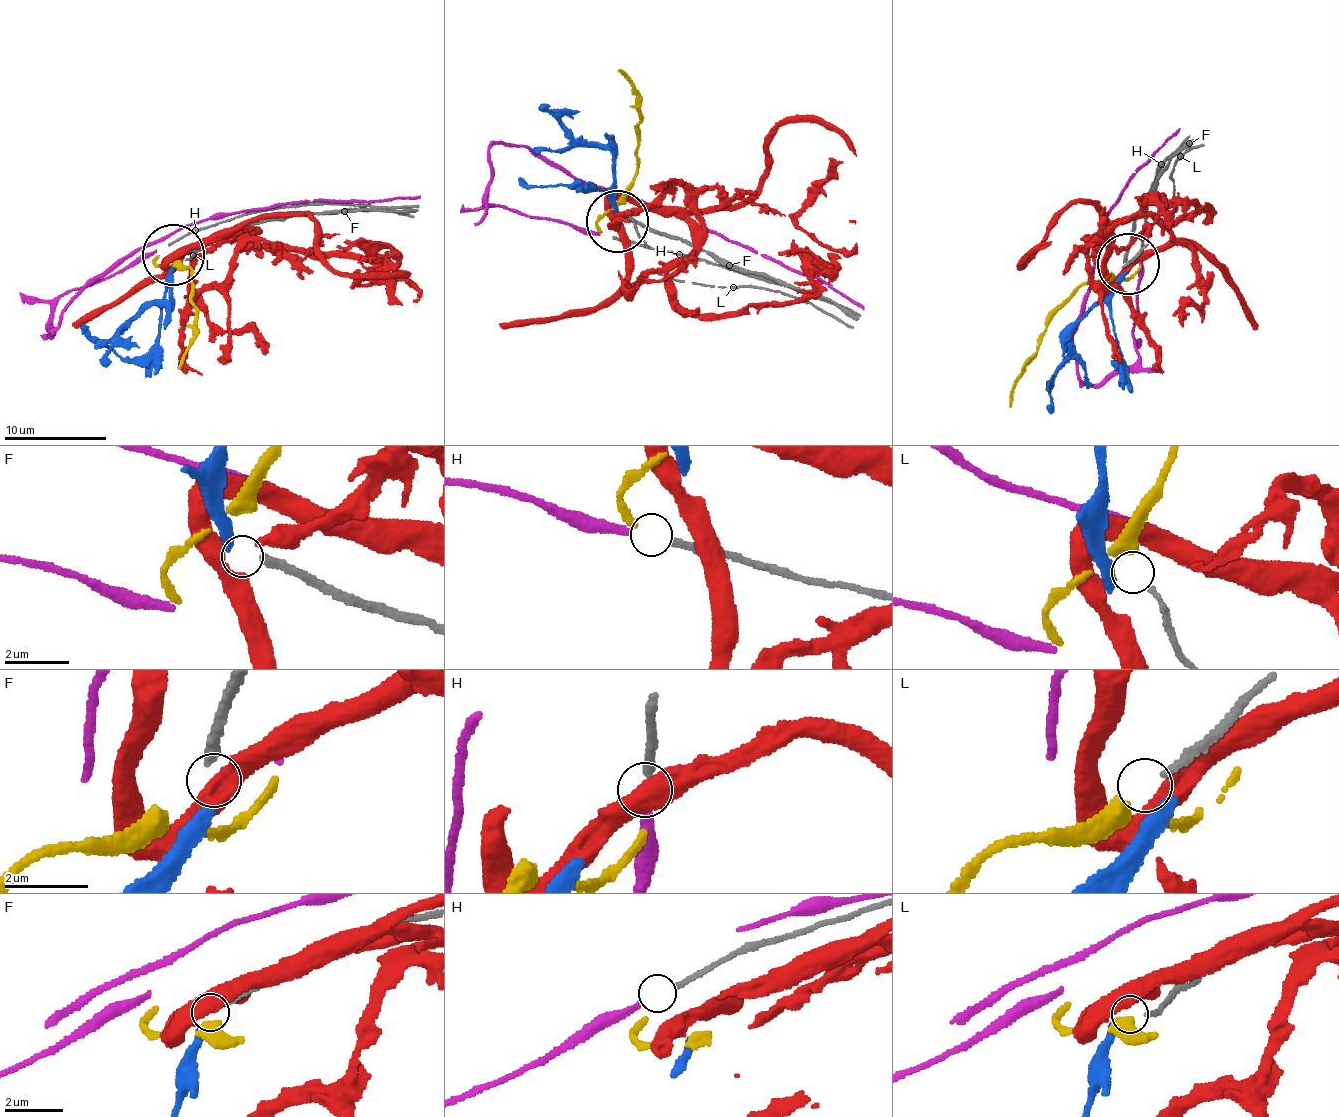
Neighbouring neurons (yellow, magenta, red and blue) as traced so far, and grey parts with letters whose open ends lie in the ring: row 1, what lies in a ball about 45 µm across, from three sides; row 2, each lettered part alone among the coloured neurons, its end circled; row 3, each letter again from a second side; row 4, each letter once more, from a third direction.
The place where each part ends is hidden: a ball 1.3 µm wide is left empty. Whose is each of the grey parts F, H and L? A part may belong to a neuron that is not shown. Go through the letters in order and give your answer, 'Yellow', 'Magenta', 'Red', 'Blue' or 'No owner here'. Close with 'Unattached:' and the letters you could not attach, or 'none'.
F: Blue
H: Magenta
L: Yellow
Unattached: none

